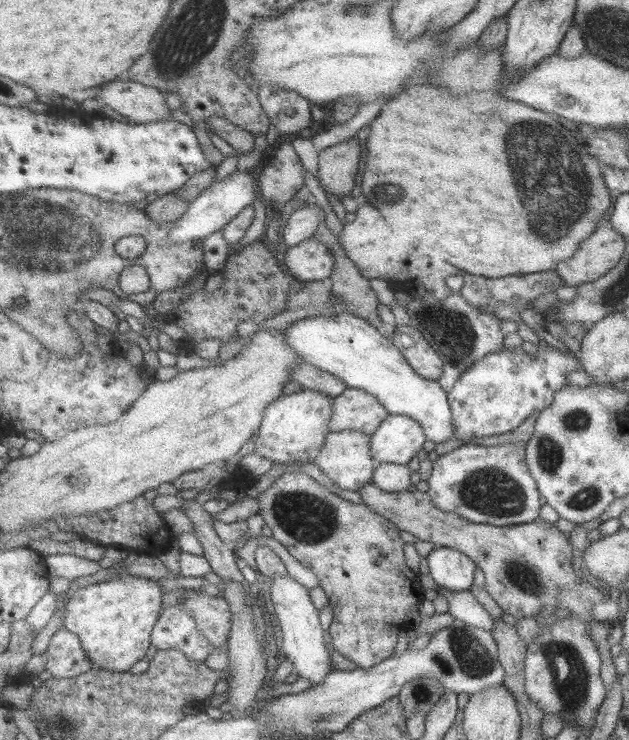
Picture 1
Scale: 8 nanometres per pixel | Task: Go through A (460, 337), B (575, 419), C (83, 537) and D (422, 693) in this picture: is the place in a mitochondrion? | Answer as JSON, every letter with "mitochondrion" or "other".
{"A":"mitochondrion","B":"mitochondrion","C":"other","D":"mitochondrion"}

